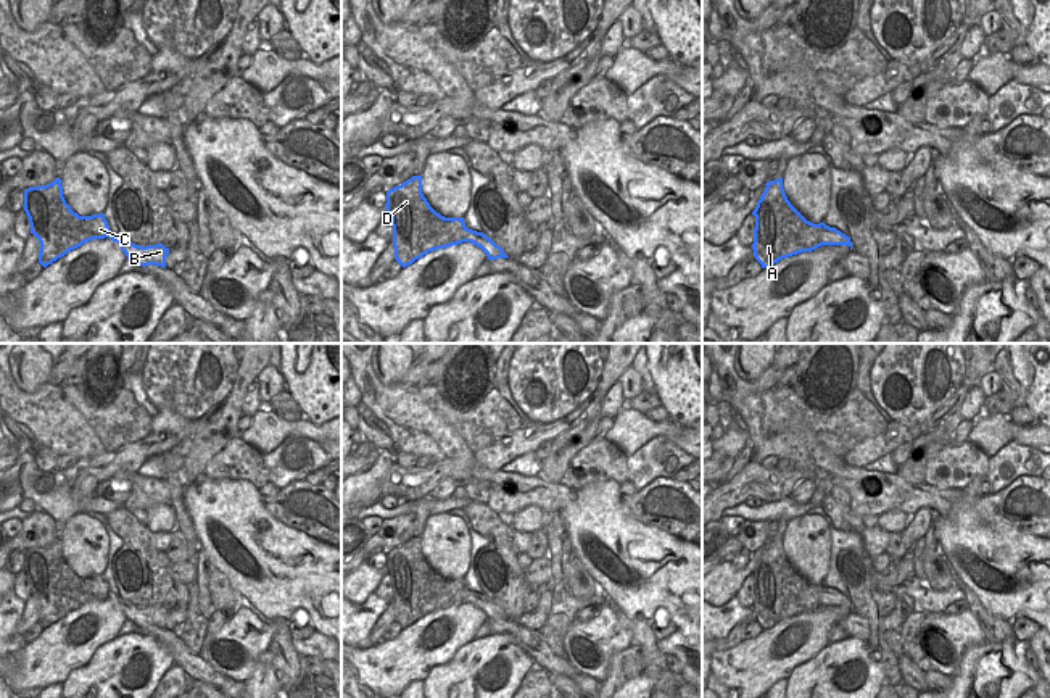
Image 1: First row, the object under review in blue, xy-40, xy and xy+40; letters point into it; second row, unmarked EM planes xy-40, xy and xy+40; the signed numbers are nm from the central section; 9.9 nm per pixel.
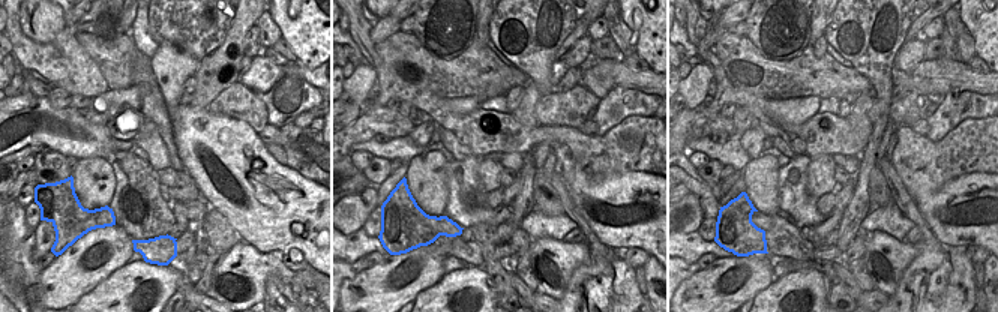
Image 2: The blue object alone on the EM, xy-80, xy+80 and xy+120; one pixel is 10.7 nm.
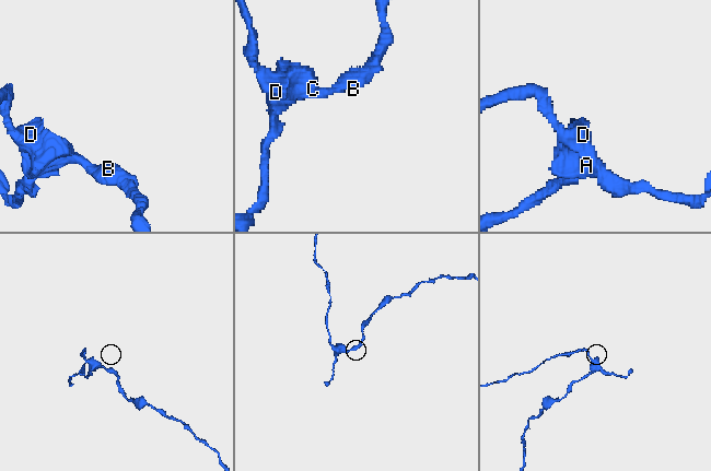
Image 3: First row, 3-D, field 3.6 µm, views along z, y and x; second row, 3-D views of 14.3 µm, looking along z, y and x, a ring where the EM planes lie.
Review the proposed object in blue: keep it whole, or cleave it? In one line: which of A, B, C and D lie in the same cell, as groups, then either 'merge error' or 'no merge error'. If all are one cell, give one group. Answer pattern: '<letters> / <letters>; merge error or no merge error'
A C D / B; merge error

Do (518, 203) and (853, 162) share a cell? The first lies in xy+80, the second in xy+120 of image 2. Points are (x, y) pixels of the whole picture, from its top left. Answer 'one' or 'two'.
two

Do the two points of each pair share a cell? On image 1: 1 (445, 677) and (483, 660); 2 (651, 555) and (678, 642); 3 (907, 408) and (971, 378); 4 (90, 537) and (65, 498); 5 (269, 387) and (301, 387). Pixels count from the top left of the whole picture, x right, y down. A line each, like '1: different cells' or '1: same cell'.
1: same cell
2: different cells
3: different cells
4: different cells
5: different cells

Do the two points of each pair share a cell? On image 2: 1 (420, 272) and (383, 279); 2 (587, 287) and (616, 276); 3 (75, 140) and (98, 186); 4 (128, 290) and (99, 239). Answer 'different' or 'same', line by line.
1: same
2: same
3: different
4: different

